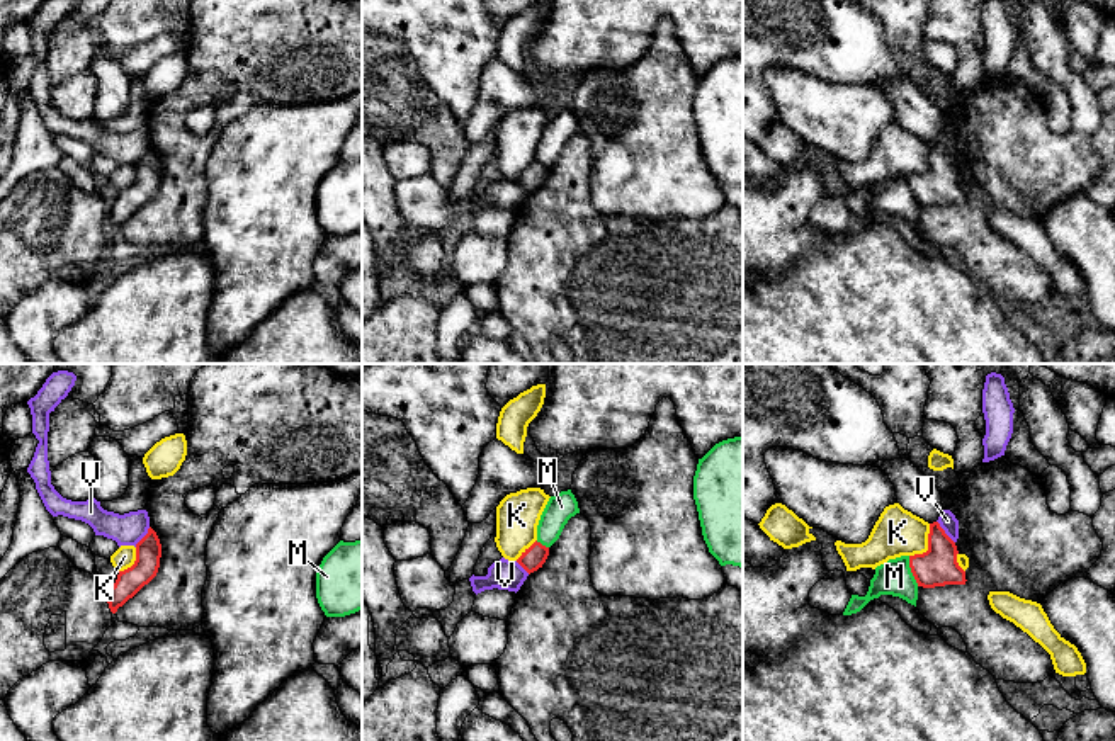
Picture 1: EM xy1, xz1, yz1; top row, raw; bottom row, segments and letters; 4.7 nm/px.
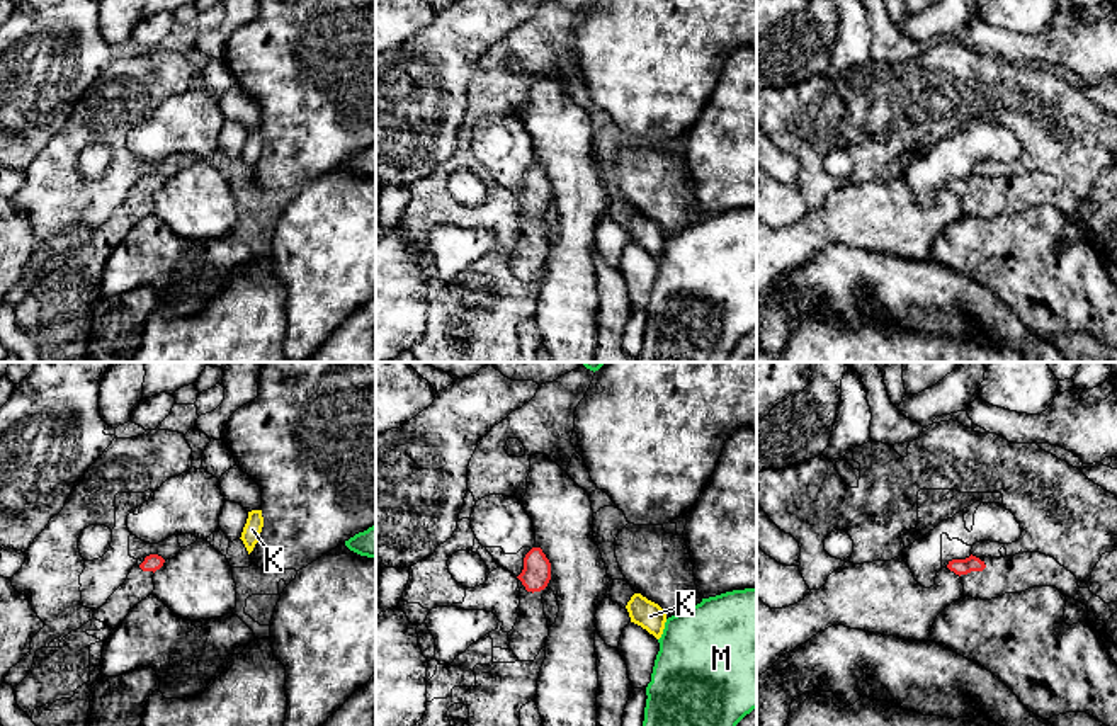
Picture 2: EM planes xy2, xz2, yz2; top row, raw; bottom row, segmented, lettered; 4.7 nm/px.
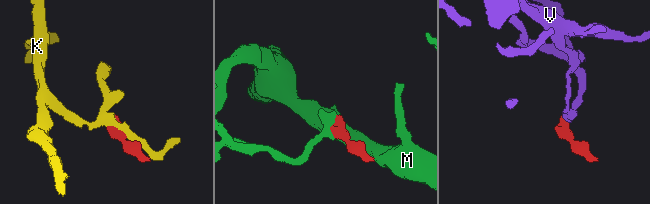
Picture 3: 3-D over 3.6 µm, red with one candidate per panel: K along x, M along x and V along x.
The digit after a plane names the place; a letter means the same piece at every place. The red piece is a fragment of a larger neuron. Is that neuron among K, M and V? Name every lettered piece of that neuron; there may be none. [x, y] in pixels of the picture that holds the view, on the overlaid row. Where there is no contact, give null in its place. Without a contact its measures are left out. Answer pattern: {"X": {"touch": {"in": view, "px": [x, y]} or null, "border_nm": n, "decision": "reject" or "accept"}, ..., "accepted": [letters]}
{"K": {"touch": {"in": "yz1", "px": [928, 546]}, "border_nm": 190, "decision": "reject"}, "M": {"touch": {"in": "yz1", "px": [911, 571]}, "border_nm": 150, "decision": "reject"}, "V": {"touch": {"in": "yz1", "px": [944, 532]}, "border_nm": 140, "decision": "reject"}, "accepted": []}

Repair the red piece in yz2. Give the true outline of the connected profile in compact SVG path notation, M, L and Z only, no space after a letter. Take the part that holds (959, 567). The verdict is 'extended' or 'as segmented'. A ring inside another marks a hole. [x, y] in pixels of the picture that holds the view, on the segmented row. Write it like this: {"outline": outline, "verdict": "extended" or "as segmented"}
{"outline": "M1117 551L1102 554L1086 588L1054 558L1023 553L1005 558L952 559L947 568L961 576L964 597L991 600L1005 593L1022 593L1034 587L1054 587L1088 607L1088 622L1103 621L1103 646L1117 663Z", "verdict": "extended"}

